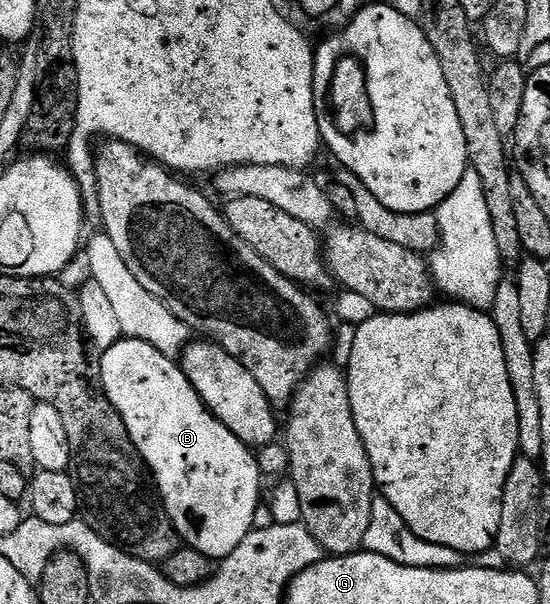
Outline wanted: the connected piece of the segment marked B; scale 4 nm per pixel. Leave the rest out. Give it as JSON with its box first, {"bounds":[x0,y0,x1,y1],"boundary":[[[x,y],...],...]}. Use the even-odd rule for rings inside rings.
{"bounds":[99,339,261,559],"boundary":[[[122,339],[102,350],[99,362],[103,372],[103,390],[113,407],[121,415],[137,451],[143,457],[153,484],[163,503],[167,517],[175,524],[180,538],[190,548],[212,559],[227,557],[255,528],[255,512],[261,503],[259,497],[259,462],[248,446],[240,443],[207,409],[197,395],[193,383],[183,374],[183,366],[147,342]]]}

